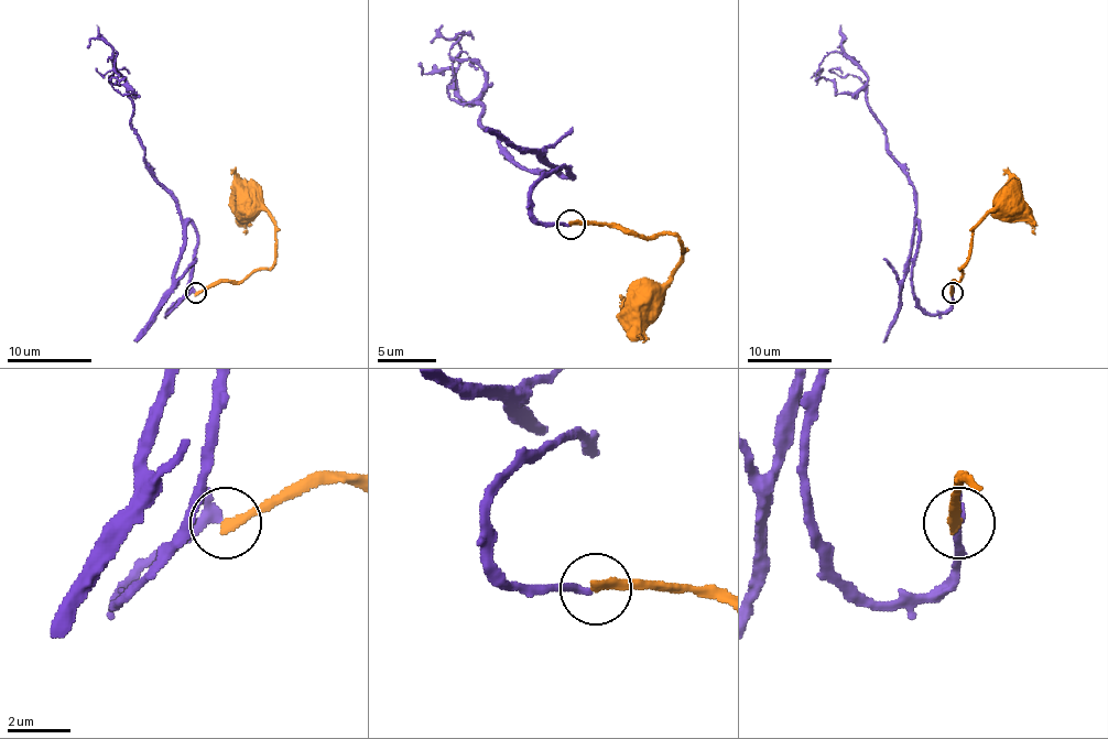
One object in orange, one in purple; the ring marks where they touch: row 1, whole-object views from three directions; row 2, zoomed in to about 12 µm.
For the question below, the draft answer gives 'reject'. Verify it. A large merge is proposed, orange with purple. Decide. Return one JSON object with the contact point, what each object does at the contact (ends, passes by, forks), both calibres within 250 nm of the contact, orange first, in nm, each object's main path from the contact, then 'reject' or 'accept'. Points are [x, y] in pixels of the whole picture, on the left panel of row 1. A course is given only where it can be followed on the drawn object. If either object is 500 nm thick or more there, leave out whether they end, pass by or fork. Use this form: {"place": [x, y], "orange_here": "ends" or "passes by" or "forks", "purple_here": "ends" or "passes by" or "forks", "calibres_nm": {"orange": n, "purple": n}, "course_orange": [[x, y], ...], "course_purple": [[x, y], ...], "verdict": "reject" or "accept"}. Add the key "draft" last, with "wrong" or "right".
{"place": [196, 293], "orange_here": "ends", "purple_here": "ends", "calibres_nm": {"orange": 260, "purple": 340}, "course_orange": [[195, 293], [220, 282], [239, 282], [273, 263], [275, 221], [260, 207], [246, 198], [239, 200], [243, 200]], "course_purple": [[195, 293], [167, 314], [186, 286], [197, 230], [144, 154], [134, 93], [119, 93], [115, 74], [96, 67]], "verdict": "reject", "draft": "right"}

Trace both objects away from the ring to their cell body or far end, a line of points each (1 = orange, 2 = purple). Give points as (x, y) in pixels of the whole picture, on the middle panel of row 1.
1: (569, 224), (605, 224), (650, 235), (679, 238), (682, 264), (661, 285), (641, 285), (631, 294), (638, 303)
2: (569, 224), (540, 224), (531, 191), (573, 176), (520, 167), (457, 34), (431, 43)

